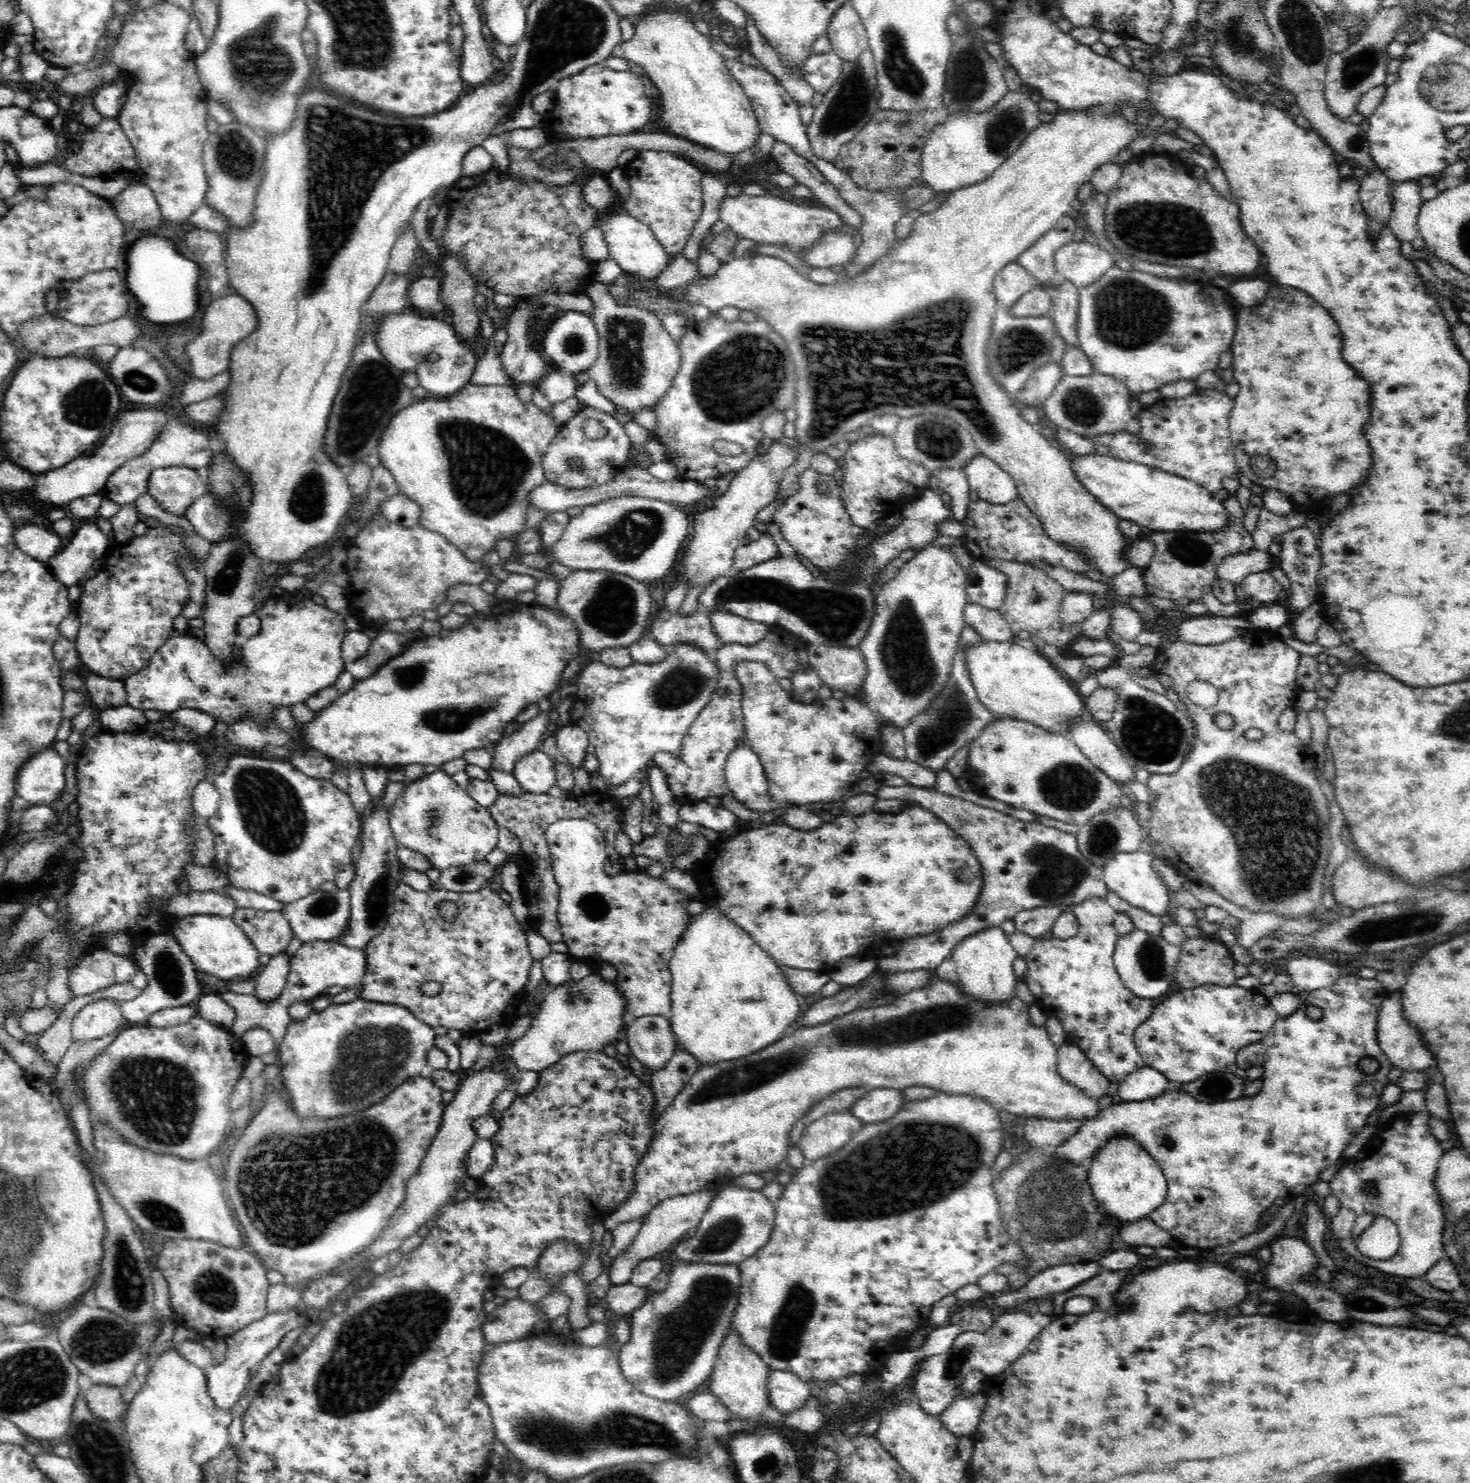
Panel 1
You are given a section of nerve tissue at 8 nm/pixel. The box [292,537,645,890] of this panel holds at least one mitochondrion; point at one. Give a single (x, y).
(611, 610)

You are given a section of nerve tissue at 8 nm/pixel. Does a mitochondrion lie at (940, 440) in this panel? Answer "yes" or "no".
yes

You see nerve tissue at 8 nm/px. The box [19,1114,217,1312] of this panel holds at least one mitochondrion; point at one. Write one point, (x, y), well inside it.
(161, 1214)

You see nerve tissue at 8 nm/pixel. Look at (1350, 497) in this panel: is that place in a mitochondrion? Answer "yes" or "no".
no

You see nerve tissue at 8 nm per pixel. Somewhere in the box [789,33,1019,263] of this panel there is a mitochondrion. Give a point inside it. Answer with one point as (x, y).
(849, 107)

